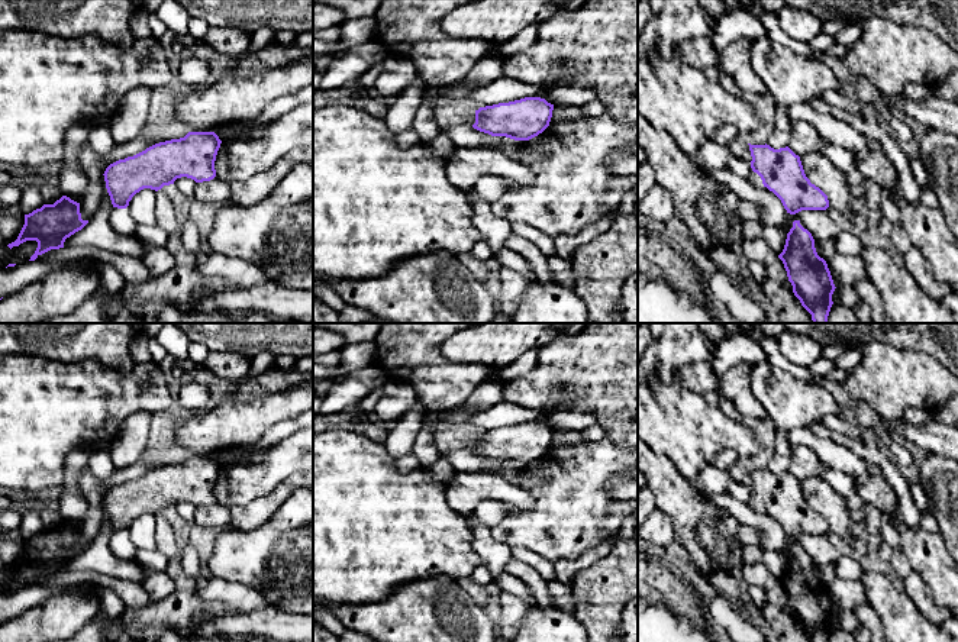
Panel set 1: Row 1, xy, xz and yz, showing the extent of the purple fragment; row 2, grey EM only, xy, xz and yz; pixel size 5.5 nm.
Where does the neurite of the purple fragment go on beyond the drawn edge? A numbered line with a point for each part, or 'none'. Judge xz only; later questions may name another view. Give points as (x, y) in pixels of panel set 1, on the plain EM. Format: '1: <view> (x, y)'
none

